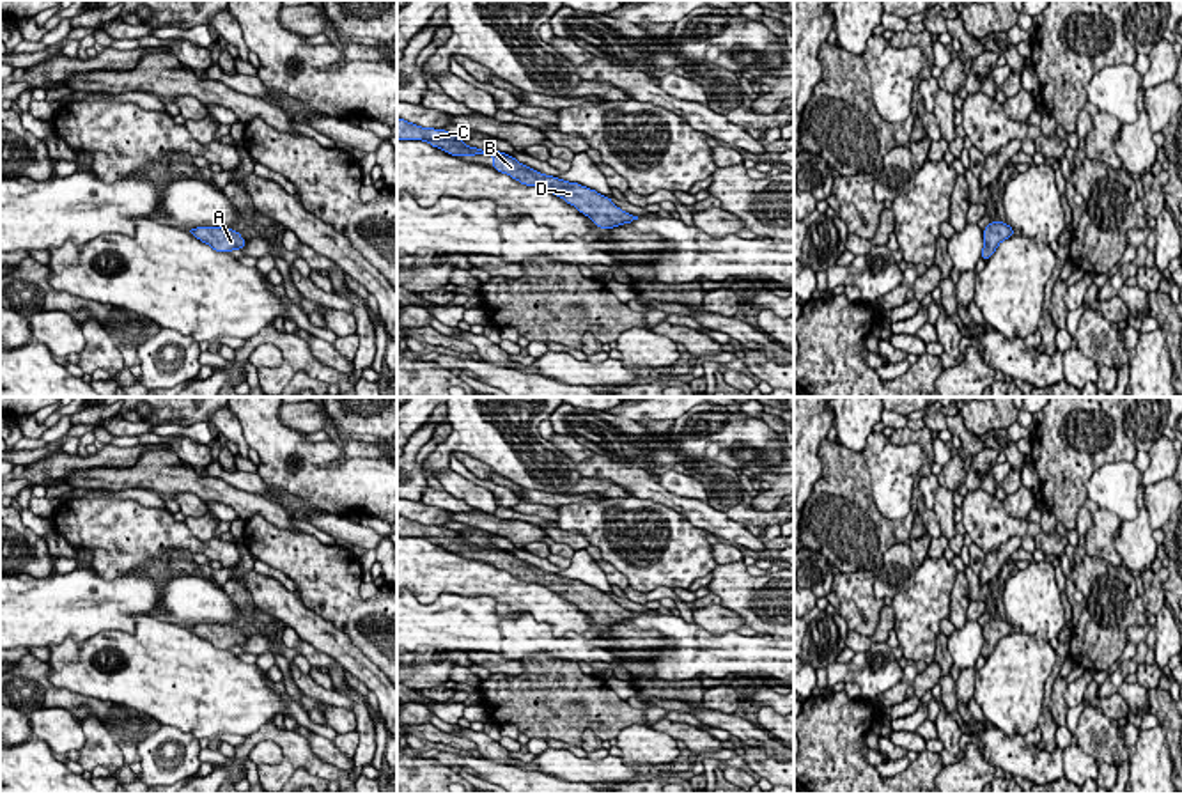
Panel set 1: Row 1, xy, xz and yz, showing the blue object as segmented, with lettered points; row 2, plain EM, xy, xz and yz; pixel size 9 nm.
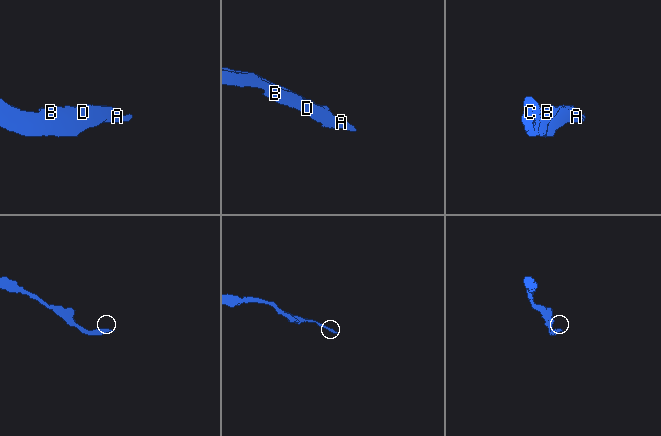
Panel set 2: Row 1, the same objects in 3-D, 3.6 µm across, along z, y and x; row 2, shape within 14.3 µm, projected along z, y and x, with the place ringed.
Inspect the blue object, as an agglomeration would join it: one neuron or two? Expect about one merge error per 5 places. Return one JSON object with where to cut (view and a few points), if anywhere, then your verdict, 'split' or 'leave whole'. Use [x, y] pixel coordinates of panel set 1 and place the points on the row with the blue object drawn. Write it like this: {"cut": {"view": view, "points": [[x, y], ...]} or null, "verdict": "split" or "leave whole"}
{"cut": null, "verdict": "leave whole"}

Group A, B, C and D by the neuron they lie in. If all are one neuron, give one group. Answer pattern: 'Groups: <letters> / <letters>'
Groups: A B C D

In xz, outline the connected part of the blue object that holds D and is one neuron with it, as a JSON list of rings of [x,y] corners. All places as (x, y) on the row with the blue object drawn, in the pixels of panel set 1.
[[[397,119],[397,140],[424,140],[432,147],[438,147],[452,156],[491,154],[494,170],[509,174],[521,184],[539,186],[551,191],[556,197],[562,197],[567,204],[572,204],[581,214],[587,214],[590,220],[594,220],[595,227],[599,229],[613,229],[622,223],[631,223],[638,220],[638,216],[624,213],[611,202],[610,197],[604,197],[595,190],[590,190],[578,183],[569,183],[553,175],[540,174],[496,149],[486,151],[464,145],[461,135],[457,133],[434,128],[420,128],[404,119]]]

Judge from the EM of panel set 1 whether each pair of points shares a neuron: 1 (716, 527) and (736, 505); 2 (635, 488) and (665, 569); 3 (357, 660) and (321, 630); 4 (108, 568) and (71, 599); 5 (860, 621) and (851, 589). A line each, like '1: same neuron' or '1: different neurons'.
1: different neurons
2: different neurons
3: same neuron
4: different neurons
5: same neuron

